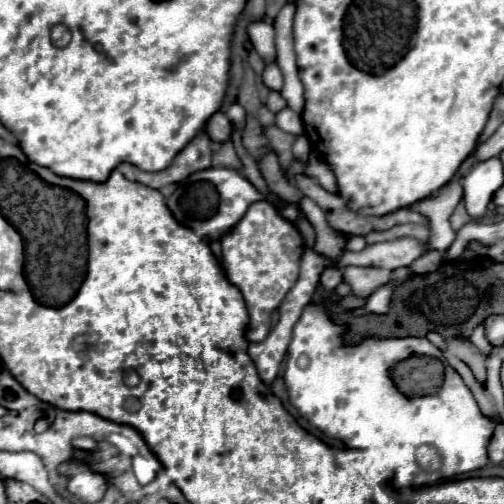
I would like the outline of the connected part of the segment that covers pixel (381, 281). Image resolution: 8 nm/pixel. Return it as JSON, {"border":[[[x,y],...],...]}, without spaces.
{"border":[[[347,267],[343,269],[343,283],[351,287],[351,293],[357,297],[367,299],[375,289],[385,285],[389,281],[391,271],[387,269],[359,269],[359,267]]]}

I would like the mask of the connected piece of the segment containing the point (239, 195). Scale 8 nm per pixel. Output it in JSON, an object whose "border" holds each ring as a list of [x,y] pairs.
{"border":[[[209,167],[195,171],[185,181],[181,181],[173,195],[167,199],[167,207],[183,227],[191,229],[205,243],[211,243],[227,235],[243,219],[251,203],[265,199],[267,197],[261,195],[237,169]]]}

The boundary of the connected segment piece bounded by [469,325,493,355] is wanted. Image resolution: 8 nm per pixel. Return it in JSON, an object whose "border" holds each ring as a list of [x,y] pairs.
{"border":[[[479,325],[469,339],[471,339],[471,343],[473,343],[483,355],[489,355],[489,353],[491,353],[493,345],[487,341],[487,337],[485,337],[485,327],[483,327],[483,325]]]}

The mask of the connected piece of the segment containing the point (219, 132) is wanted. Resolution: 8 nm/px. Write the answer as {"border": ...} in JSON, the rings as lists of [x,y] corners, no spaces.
{"border":[[[217,111],[209,117],[209,121],[205,123],[205,133],[213,139],[213,141],[227,141],[231,137],[231,131],[233,131],[233,125],[231,121],[227,119],[227,115],[223,111]]]}

